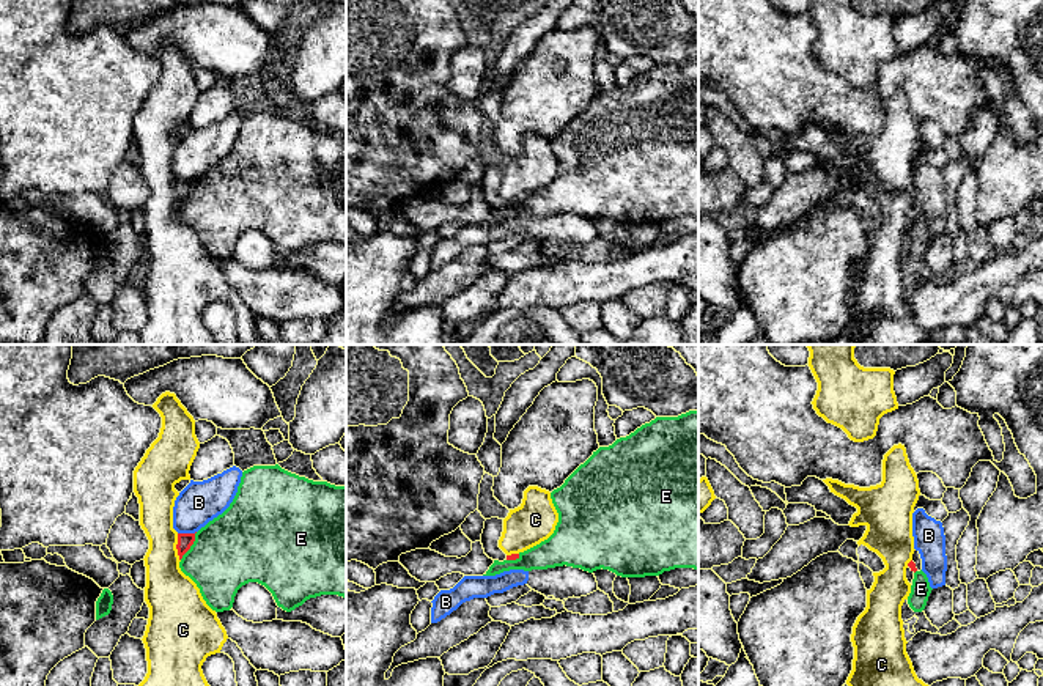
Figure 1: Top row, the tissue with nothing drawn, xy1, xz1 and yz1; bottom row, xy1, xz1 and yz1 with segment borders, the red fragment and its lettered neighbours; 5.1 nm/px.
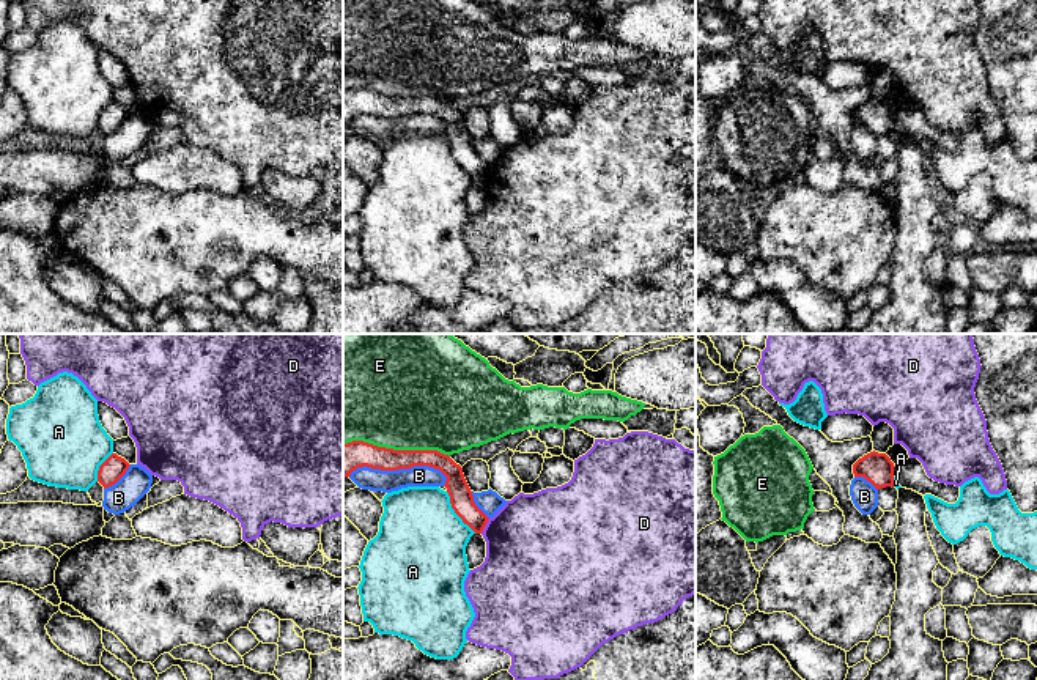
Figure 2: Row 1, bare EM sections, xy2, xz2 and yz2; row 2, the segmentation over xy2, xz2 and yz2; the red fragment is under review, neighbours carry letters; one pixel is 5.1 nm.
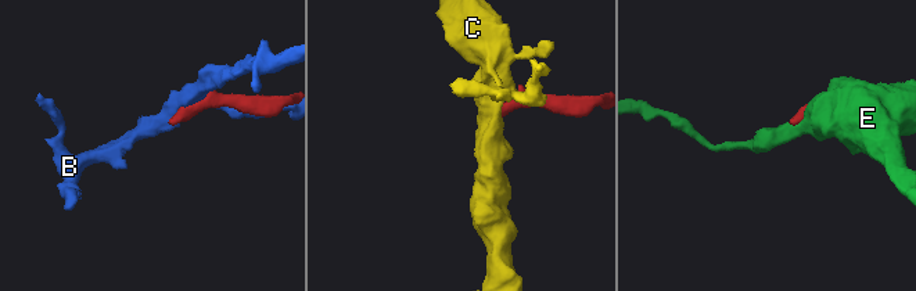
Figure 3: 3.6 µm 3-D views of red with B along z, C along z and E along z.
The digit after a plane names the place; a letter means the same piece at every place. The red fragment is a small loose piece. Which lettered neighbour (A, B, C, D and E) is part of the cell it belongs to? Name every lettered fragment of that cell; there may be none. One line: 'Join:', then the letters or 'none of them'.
Join: none of them

